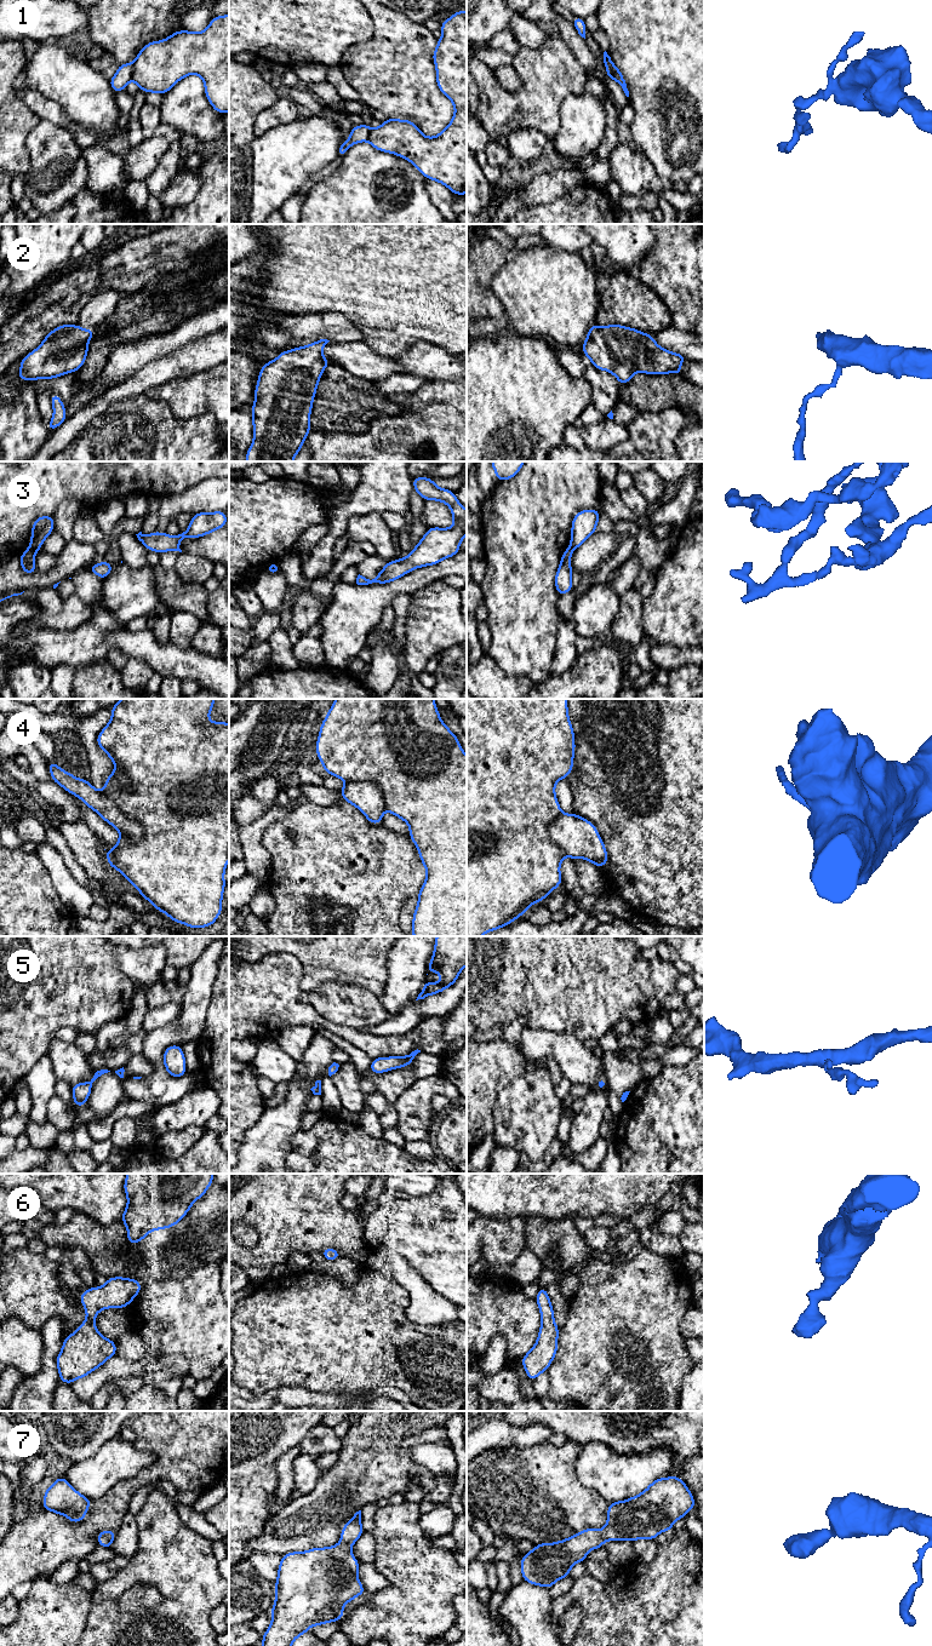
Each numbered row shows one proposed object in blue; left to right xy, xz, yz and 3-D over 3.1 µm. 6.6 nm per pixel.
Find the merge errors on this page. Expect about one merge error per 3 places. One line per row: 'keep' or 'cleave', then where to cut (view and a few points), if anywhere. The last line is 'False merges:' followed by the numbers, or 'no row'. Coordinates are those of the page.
1: cleave; cut in xy along (133, 64), (131, 79)
2: keep; no cut
3: cleave; cut in xy along (29, 545), (38, 549)
4: cleave; cut in xy along (99, 792), (108, 796), (125, 815), (141, 825), (139, 839)
5: keep; no cut
6: keep; no cut
7: keep; no cut
False merges: 1, 3, 4

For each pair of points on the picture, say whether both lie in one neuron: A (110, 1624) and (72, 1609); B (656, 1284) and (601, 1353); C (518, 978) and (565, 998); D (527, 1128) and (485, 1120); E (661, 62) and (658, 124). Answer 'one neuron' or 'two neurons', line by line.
A: two neurons
B: one neuron
C: one neuron
D: two neurons
E: one neuron

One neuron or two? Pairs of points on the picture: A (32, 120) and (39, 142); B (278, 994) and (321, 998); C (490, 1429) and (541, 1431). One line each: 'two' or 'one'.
A: two
B: two
C: one

